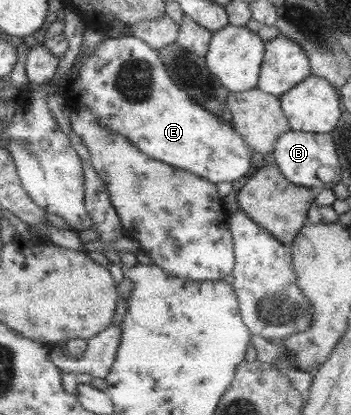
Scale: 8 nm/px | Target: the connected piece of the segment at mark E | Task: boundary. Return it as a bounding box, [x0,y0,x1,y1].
[69,34,253,185]

